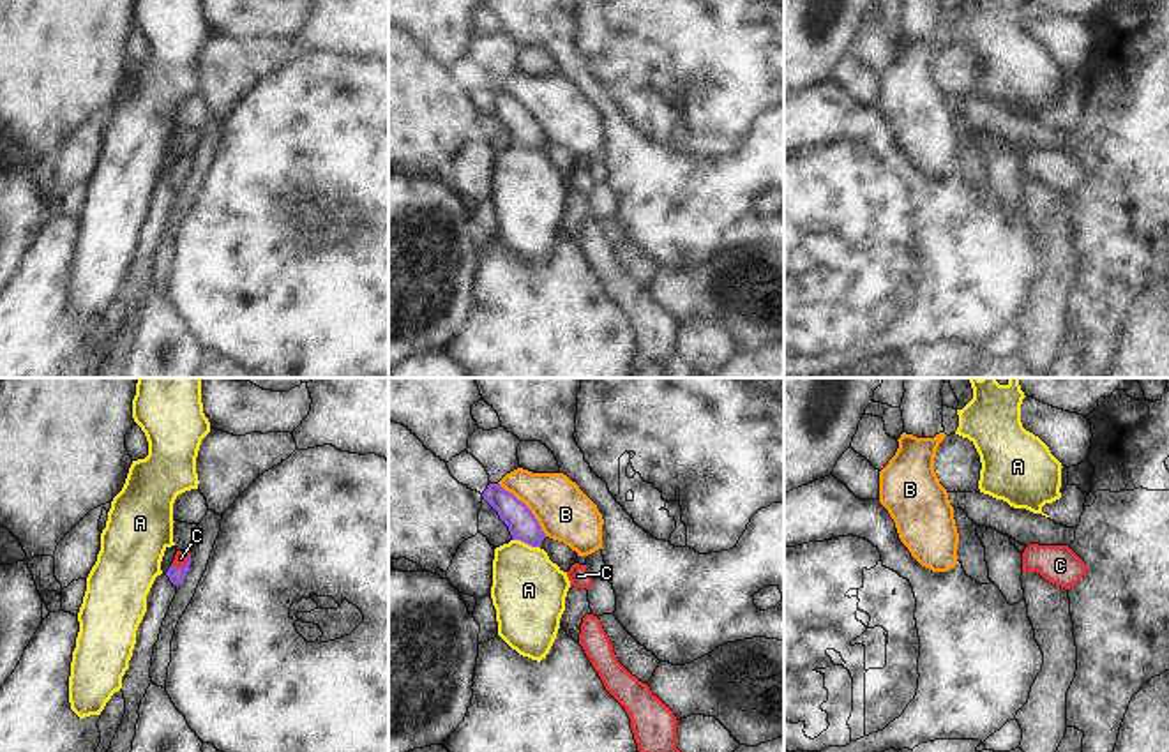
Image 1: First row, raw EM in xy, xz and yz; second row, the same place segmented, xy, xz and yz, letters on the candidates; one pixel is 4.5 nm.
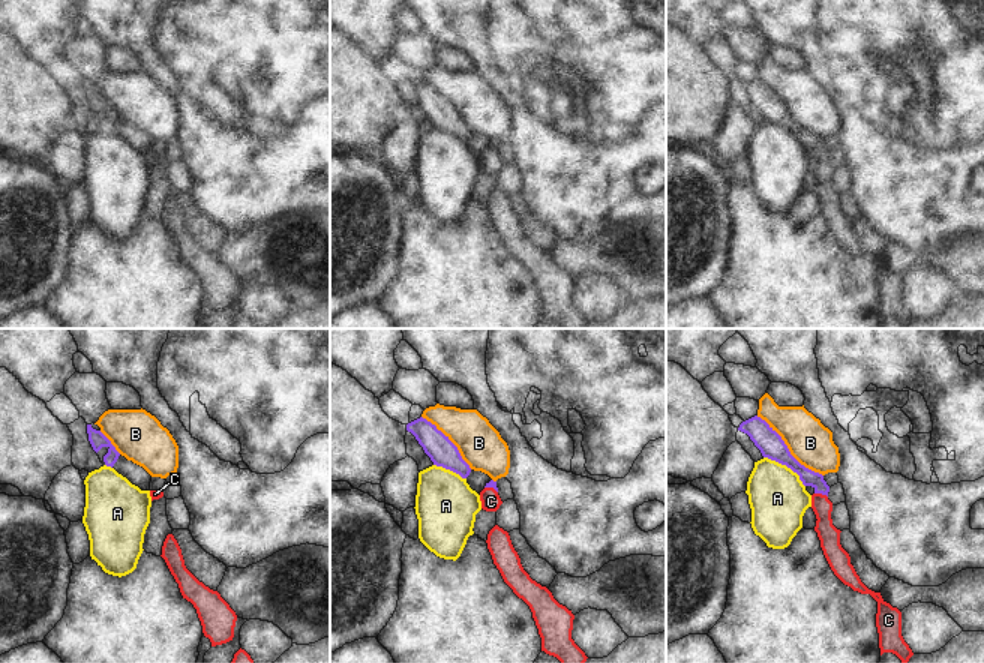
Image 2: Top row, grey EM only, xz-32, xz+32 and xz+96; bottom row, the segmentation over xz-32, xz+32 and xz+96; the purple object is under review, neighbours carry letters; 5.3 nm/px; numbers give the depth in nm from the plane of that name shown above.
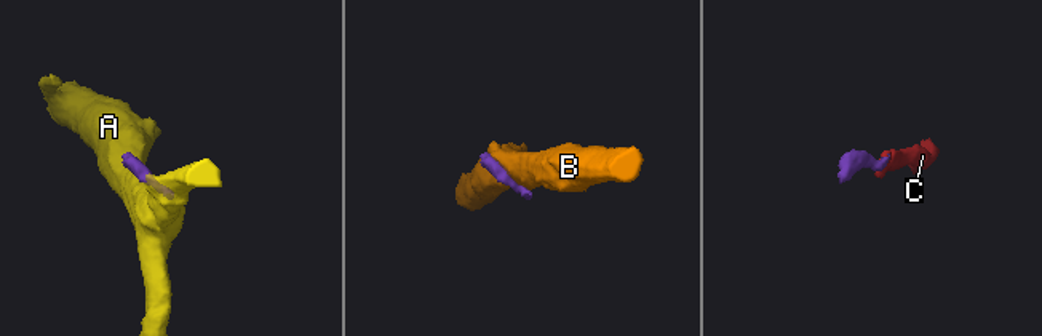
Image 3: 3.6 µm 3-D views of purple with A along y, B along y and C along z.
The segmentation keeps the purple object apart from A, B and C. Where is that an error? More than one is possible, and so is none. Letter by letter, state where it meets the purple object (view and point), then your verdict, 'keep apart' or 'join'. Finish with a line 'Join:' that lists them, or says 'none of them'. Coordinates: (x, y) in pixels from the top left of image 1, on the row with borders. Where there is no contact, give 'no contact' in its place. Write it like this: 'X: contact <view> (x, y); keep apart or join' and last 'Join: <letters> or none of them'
A: contact xz (527, 542); keep apart
B: contact xz (527, 507); keep apart
C: contact xy (182, 567); join
Join: C

